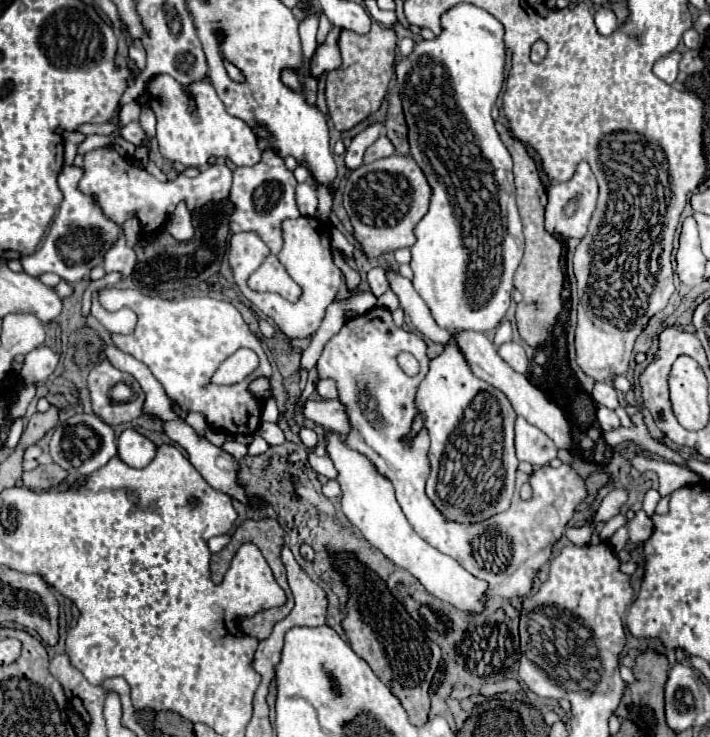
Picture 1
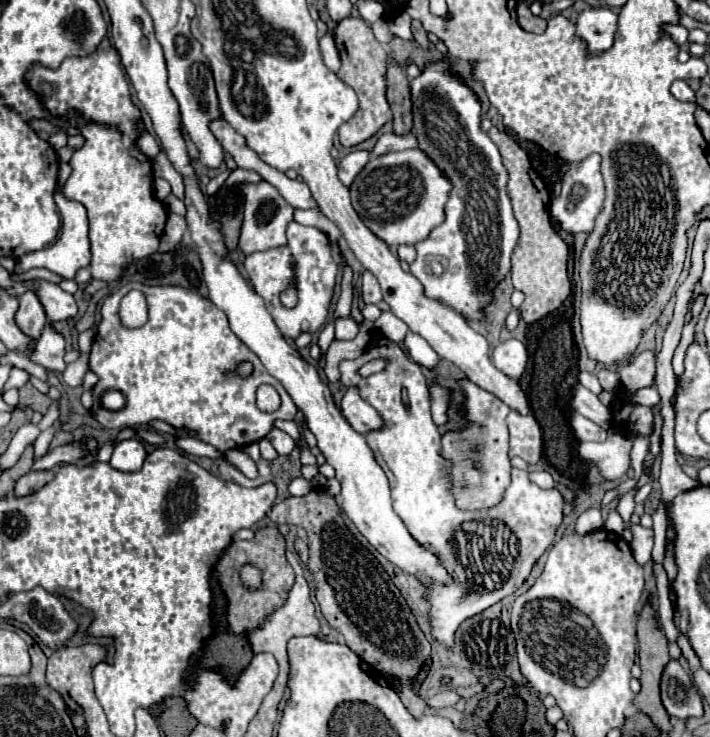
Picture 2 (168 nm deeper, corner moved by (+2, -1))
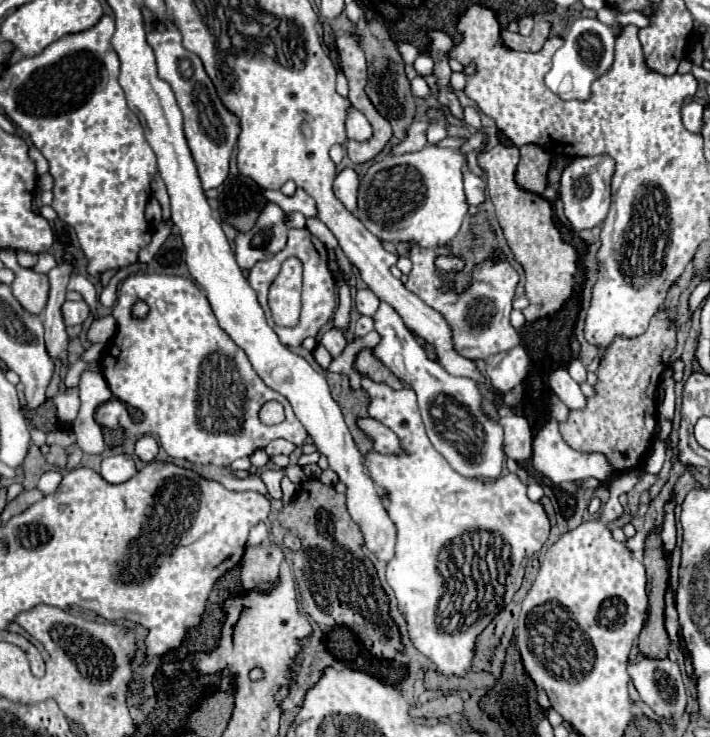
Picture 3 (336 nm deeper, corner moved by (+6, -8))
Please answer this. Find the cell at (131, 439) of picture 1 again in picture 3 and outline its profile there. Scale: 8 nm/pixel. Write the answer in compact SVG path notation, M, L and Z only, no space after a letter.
M121 453L121 455L111 455L105 457L101 463L101 477L105 477L105 481L109 483L125 483L129 477L133 477L137 473L135 461L131 455Z

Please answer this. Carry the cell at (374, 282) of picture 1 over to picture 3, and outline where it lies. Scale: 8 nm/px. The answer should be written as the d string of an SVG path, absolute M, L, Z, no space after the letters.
M369 288L357 291L357 294L355 295L355 307L361 315L369 315L369 317L373 317L379 305L379 298Z

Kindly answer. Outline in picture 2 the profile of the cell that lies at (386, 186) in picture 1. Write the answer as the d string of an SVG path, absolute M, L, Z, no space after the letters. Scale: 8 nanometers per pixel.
M413 148L371 158L349 190L353 208L365 226L389 246L401 246L425 240L433 228L443 224L453 182L423 150Z

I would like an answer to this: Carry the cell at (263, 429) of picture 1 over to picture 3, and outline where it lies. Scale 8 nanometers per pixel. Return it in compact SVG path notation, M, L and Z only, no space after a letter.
M275 439L275 441L271 441L267 447L265 447L265 451L267 451L267 455L289 455L291 451L295 449L295 445L293 443L289 443L289 441L285 441L285 439Z

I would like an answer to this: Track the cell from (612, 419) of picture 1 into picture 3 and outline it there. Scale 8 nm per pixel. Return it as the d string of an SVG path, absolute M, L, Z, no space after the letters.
M555 369L551 375L549 375L549 387L553 389L553 393L571 409L585 409L585 395L581 393L579 389L579 383L575 383L569 373L565 369Z

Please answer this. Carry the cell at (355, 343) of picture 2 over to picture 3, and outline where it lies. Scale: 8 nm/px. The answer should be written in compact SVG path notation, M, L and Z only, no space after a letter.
M329 329L327 333L323 333L321 345L325 345L325 349L331 353L331 357L339 357L347 345L347 339L343 337L343 333L339 329Z

